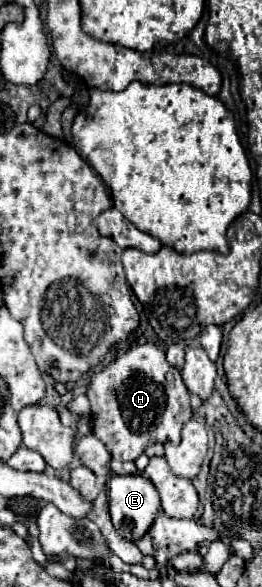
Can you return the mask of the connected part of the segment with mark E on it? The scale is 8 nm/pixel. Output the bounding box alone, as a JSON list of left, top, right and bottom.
[109,476,161,542]

